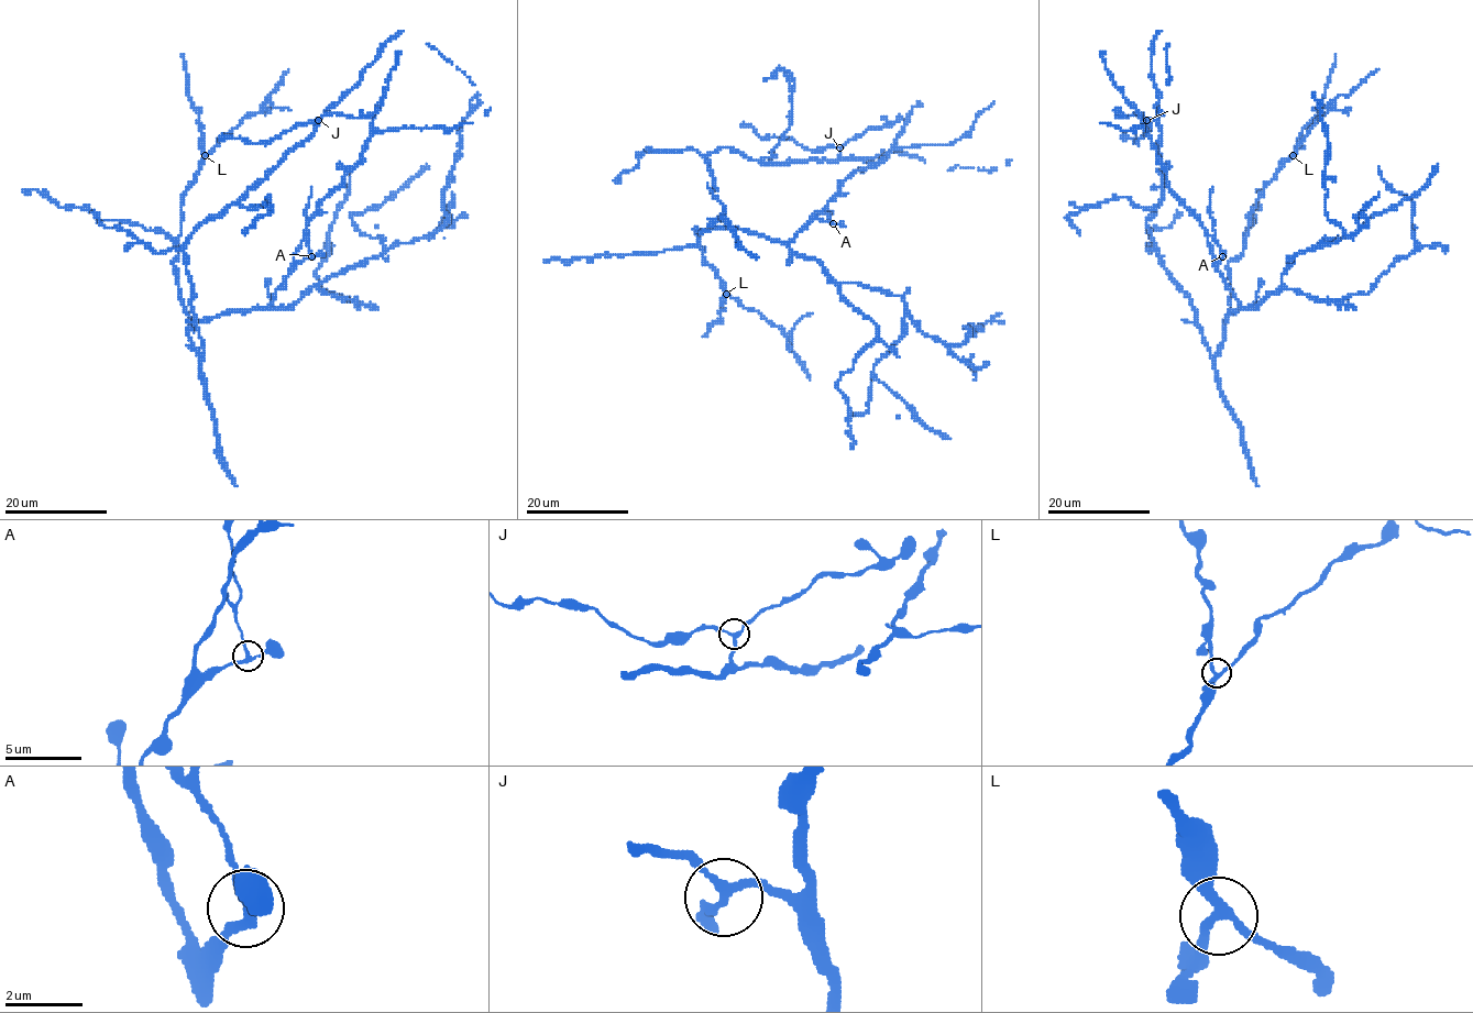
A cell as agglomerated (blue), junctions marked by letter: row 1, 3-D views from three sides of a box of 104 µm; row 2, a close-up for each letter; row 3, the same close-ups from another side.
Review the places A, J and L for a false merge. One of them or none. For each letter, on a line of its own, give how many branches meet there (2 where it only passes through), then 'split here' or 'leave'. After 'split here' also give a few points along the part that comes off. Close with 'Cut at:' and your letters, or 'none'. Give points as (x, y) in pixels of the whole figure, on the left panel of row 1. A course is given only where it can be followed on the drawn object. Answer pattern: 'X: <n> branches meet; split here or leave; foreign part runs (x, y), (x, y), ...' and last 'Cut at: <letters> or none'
A: 3 branches meet; split here; foreign part runs (311, 256), (306, 216), (311, 187)
J: 3 branches meet; leave
L: 3 branches meet; leave
Cut at: A

